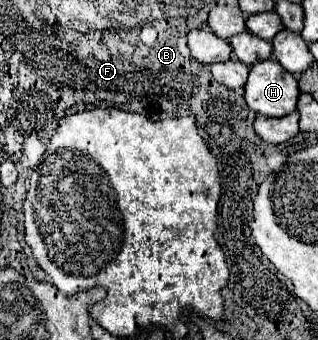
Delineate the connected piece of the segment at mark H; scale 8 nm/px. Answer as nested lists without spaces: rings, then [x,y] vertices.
[[[258,61],[250,67],[246,81],[246,103],[264,117],[284,117],[296,111],[300,97],[298,81],[278,61]]]

